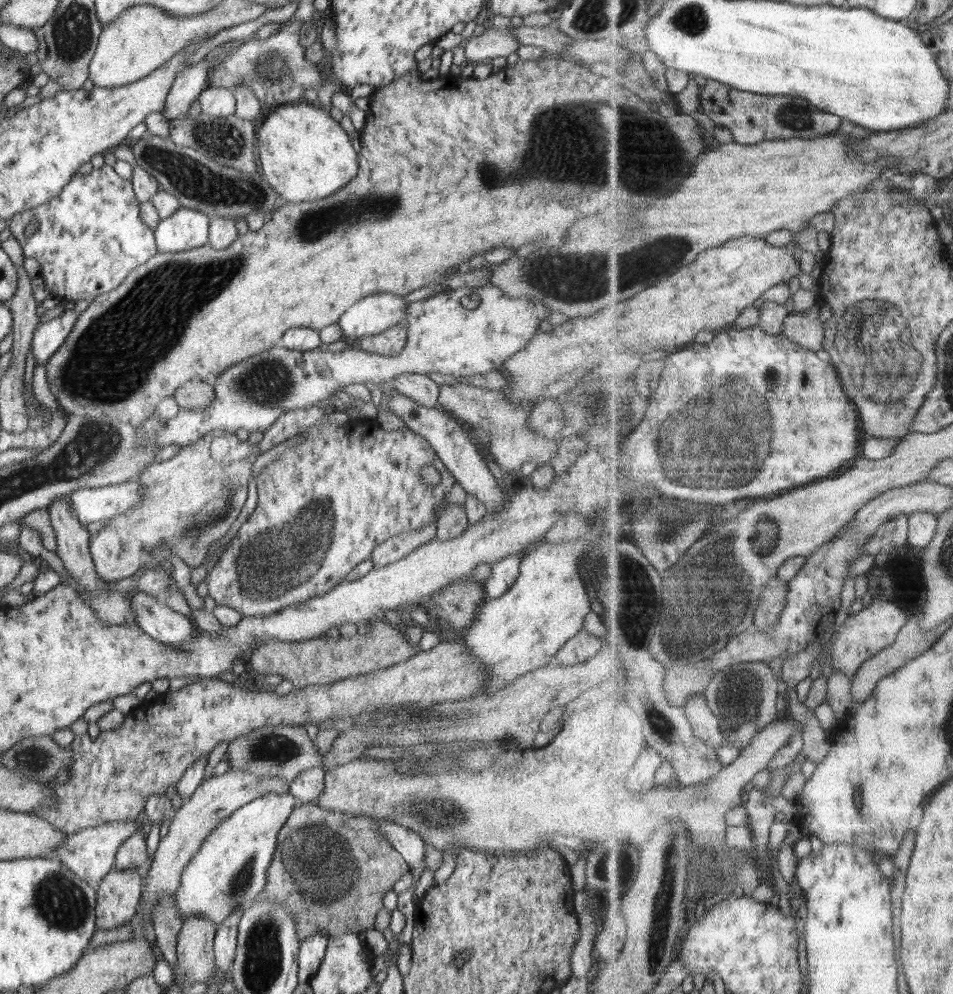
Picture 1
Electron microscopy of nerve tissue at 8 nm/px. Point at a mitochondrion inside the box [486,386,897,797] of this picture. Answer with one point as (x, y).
(712, 590)

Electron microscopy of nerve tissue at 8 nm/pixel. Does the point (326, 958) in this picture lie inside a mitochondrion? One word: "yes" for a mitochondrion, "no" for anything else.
no

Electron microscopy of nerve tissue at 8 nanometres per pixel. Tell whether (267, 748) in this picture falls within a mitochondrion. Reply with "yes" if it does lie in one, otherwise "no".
yes

